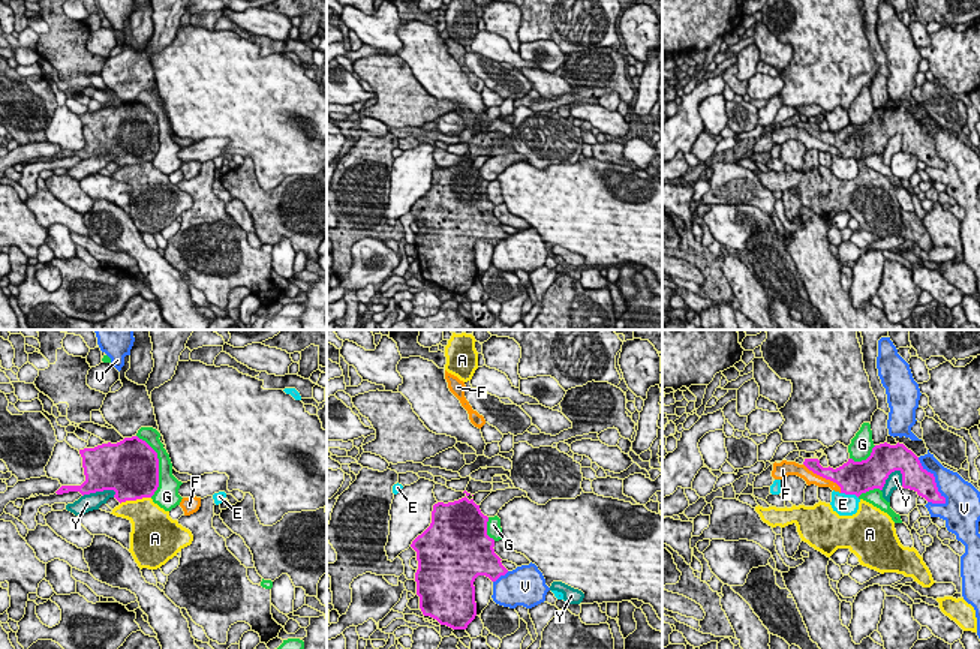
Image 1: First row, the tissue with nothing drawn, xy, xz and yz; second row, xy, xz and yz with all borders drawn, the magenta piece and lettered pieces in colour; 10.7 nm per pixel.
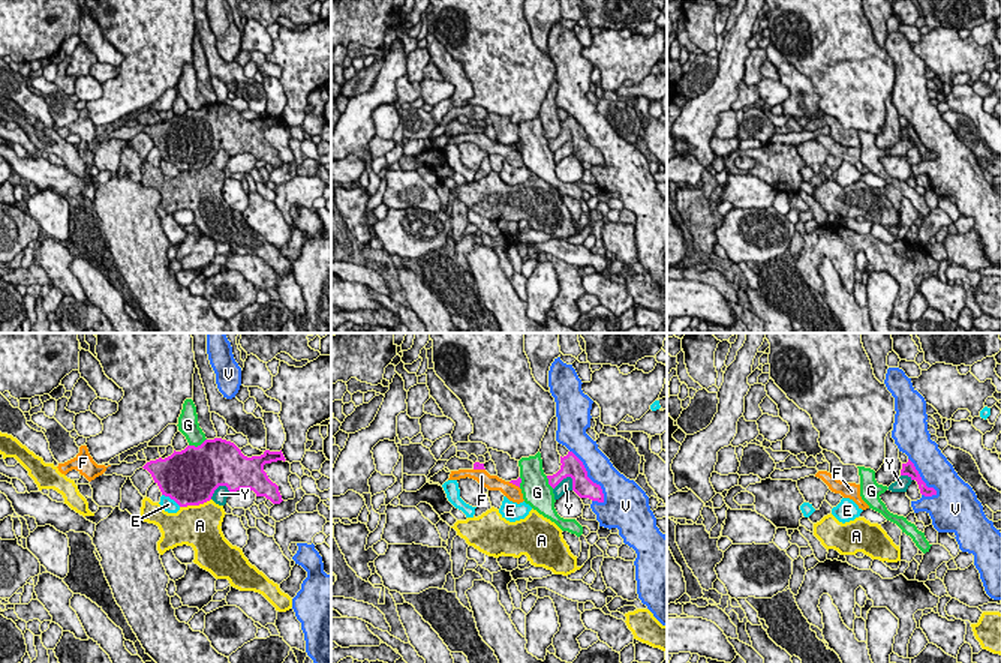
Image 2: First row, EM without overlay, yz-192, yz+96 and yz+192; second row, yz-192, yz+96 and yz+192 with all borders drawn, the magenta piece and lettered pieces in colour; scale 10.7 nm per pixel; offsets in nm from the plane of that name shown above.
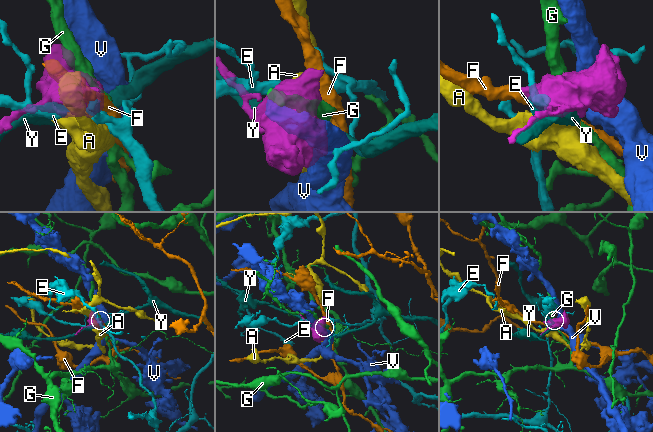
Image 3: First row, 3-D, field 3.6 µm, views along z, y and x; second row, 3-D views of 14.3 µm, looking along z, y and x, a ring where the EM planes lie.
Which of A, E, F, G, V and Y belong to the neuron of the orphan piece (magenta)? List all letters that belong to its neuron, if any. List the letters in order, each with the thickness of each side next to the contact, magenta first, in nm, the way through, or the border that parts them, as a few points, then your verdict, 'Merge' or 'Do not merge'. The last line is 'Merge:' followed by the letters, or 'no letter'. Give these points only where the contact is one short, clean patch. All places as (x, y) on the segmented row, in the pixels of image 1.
A: Thickness 480 nm (magenta) against 360 nm. Do not merge
E: Thickness 360 nm (magenta) against 220 nm. Do not merge
F: Thickness 280 nm (magenta) against 140 nm. Do not merge
G: Thickness 500 nm (magenta) against 220 nm. Do not merge
V: Thickness 280 nm (magenta) against 300 nm. Do not merge
Y: Thickness 340 nm (magenta) against 160 nm. Do not merge
Merge: no letter

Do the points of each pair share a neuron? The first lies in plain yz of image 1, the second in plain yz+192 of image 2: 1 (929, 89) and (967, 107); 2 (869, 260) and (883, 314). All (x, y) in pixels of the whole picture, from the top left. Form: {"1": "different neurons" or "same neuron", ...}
{"1": "different neurons", "2": "same neuron"}

